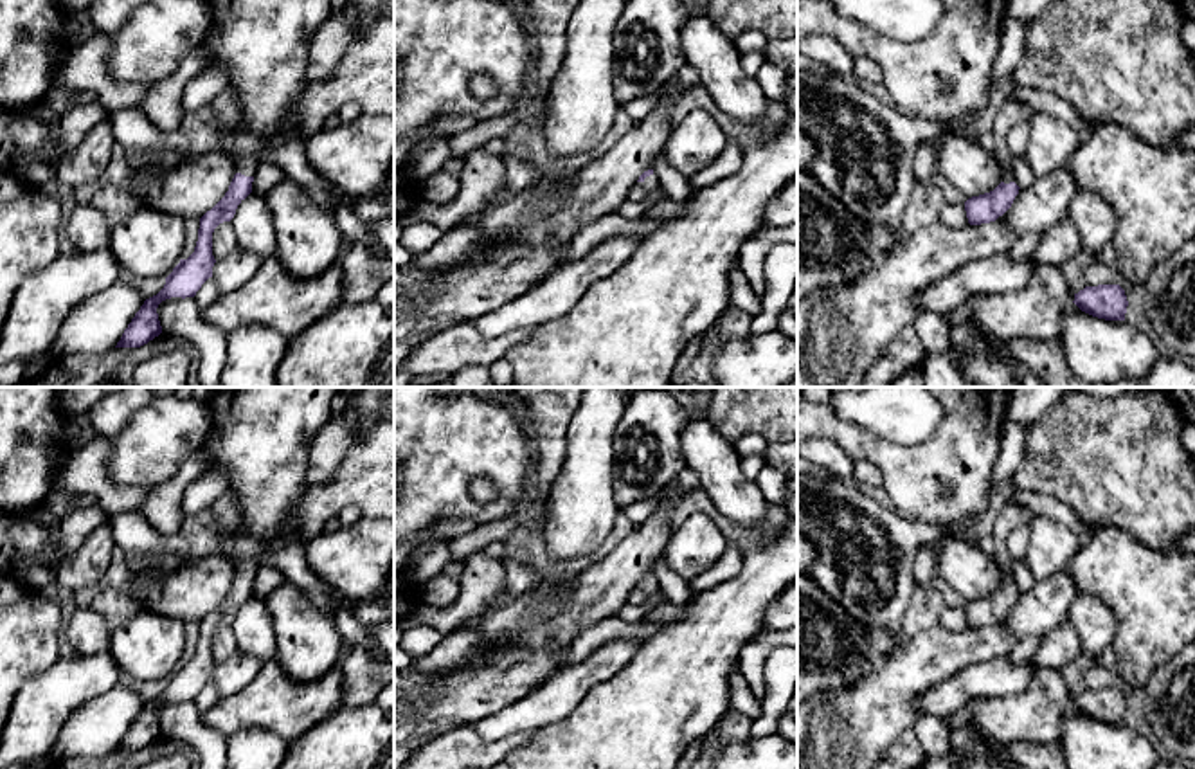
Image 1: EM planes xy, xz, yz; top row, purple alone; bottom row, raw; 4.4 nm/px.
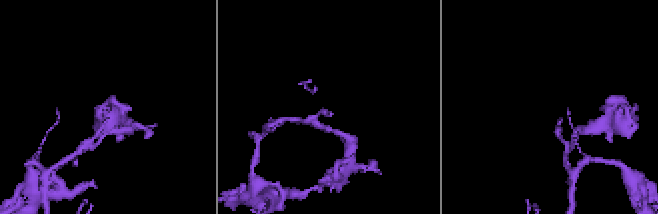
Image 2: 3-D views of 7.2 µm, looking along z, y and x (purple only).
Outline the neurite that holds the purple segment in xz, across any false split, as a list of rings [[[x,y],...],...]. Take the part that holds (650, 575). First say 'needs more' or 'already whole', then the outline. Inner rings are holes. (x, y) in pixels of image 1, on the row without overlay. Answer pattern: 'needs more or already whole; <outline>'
needs more; [[[653,573],[644,574],[637,587],[630,593],[628,602],[635,605],[646,603],[650,598],[653,598],[660,591],[657,578]]]

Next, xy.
needs more; [[[227,556],[234,562],[238,576],[225,600],[200,621],[194,656],[187,663],[180,663],[157,699],[144,704],[115,751],[140,751],[158,740],[162,737],[157,717],[158,708],[171,701],[194,701],[202,688],[212,681],[216,666],[212,659],[212,636],[220,627],[230,625],[238,609],[252,596],[254,578],[261,567],[256,558]]]

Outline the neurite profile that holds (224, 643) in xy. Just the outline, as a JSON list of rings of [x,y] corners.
[[[230,625],[220,627],[212,636],[212,659],[223,663],[239,652],[238,641]]]

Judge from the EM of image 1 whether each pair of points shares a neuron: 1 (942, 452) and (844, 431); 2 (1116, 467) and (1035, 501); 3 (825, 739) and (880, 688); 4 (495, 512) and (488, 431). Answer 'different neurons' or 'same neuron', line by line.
1: same neuron
2: different neurons
3: same neuron
4: same neuron

